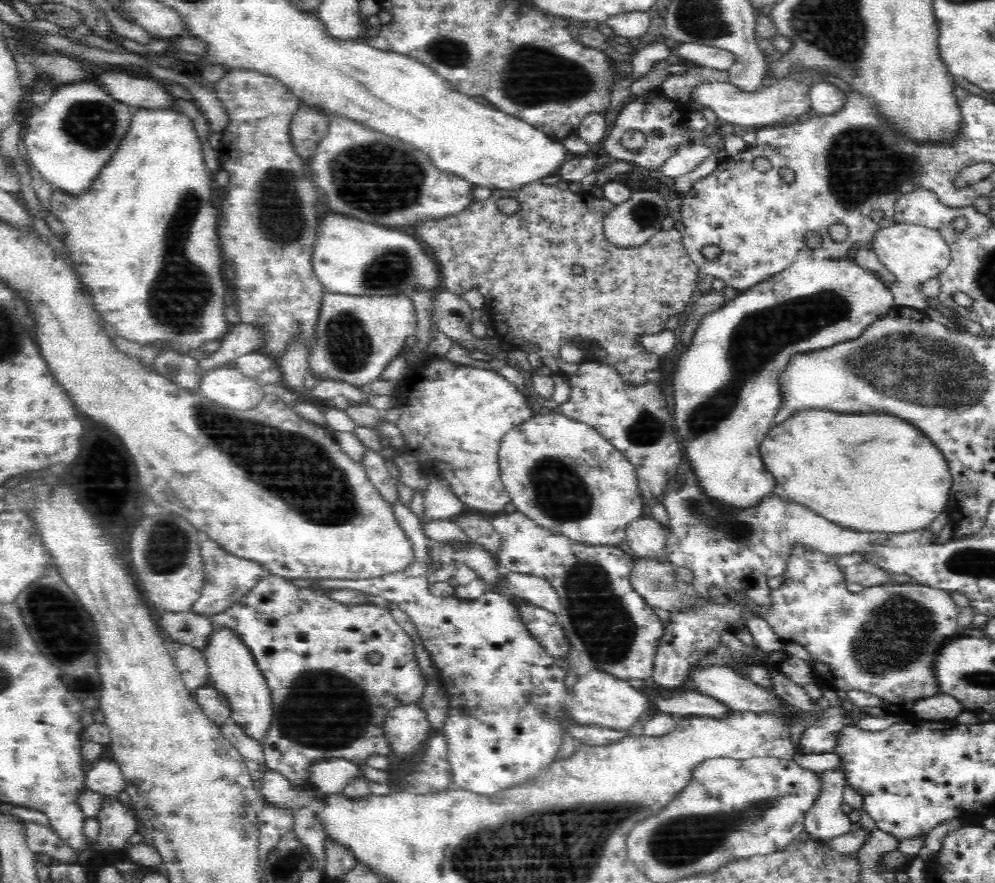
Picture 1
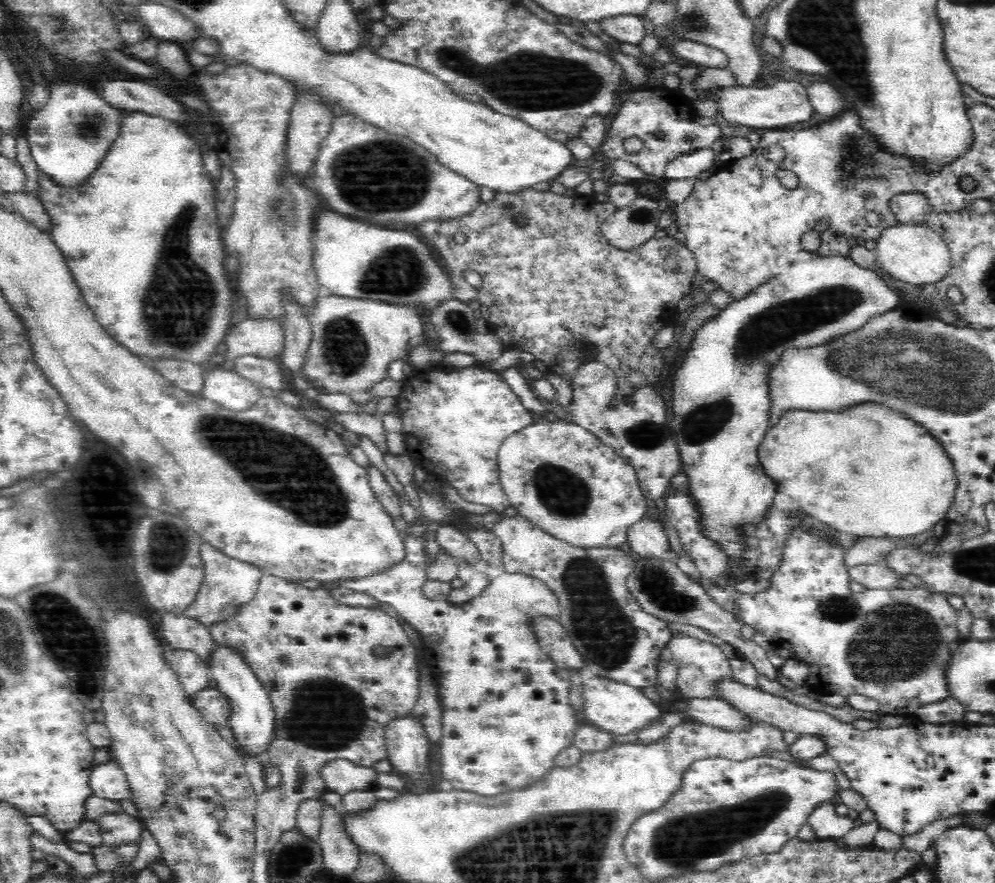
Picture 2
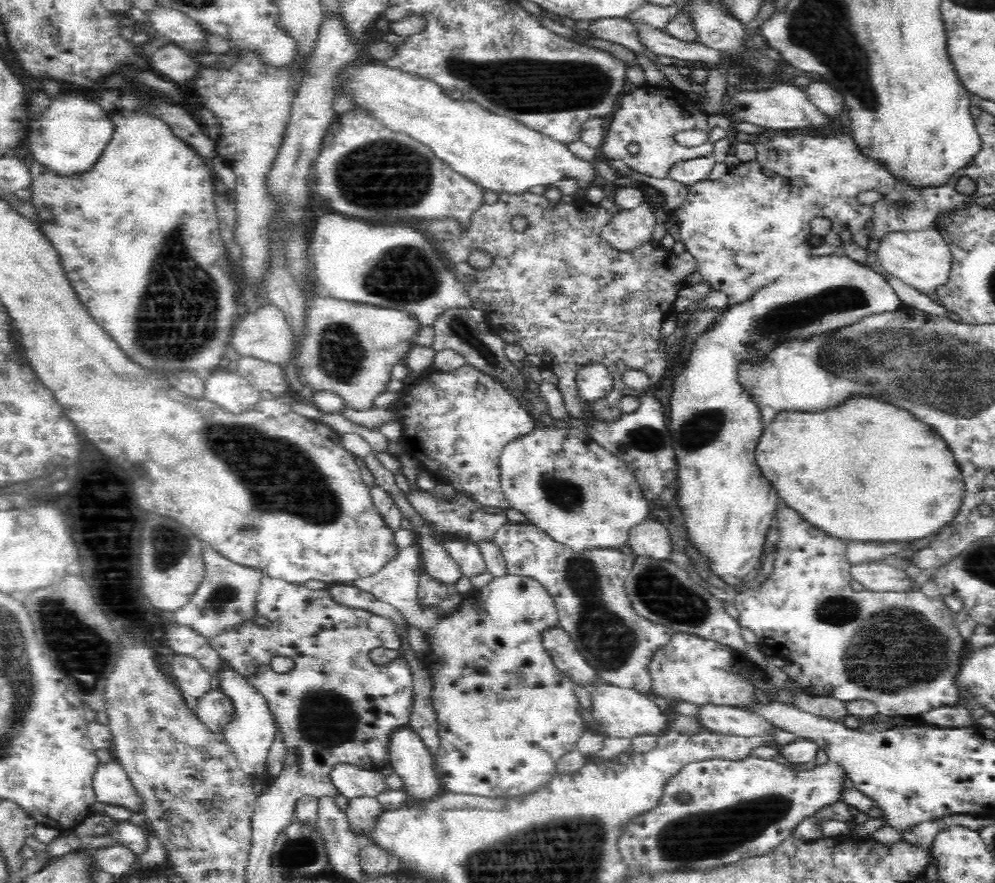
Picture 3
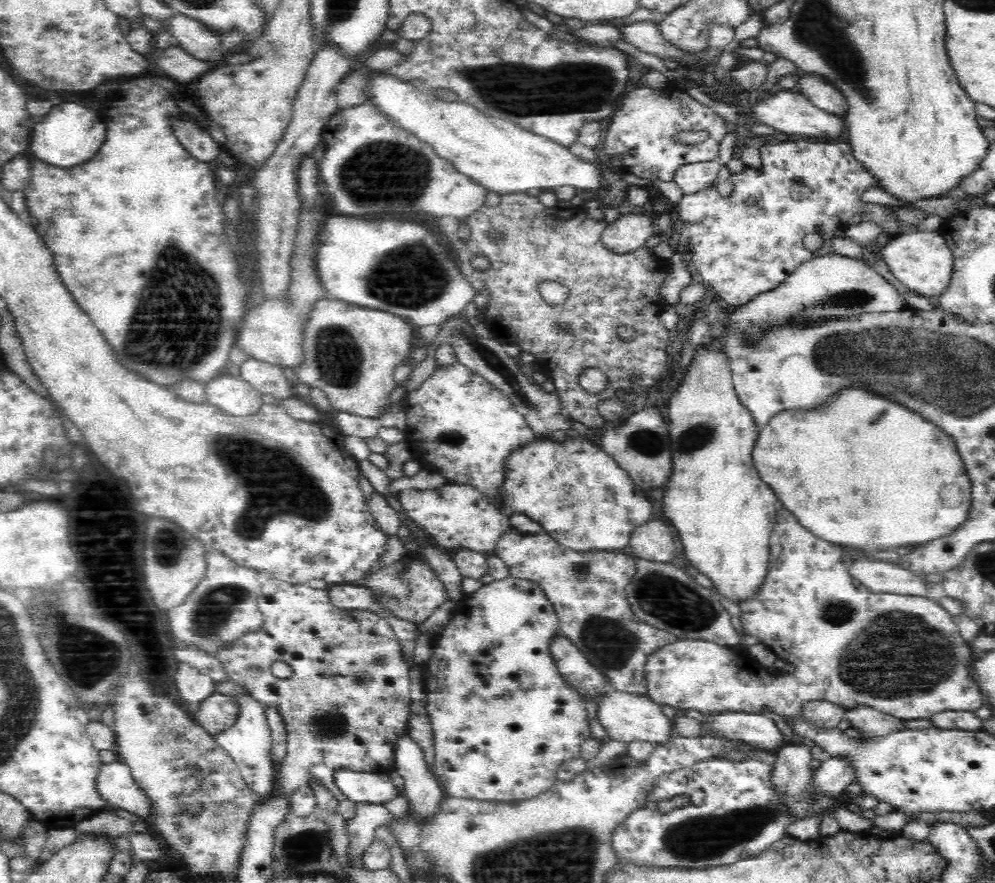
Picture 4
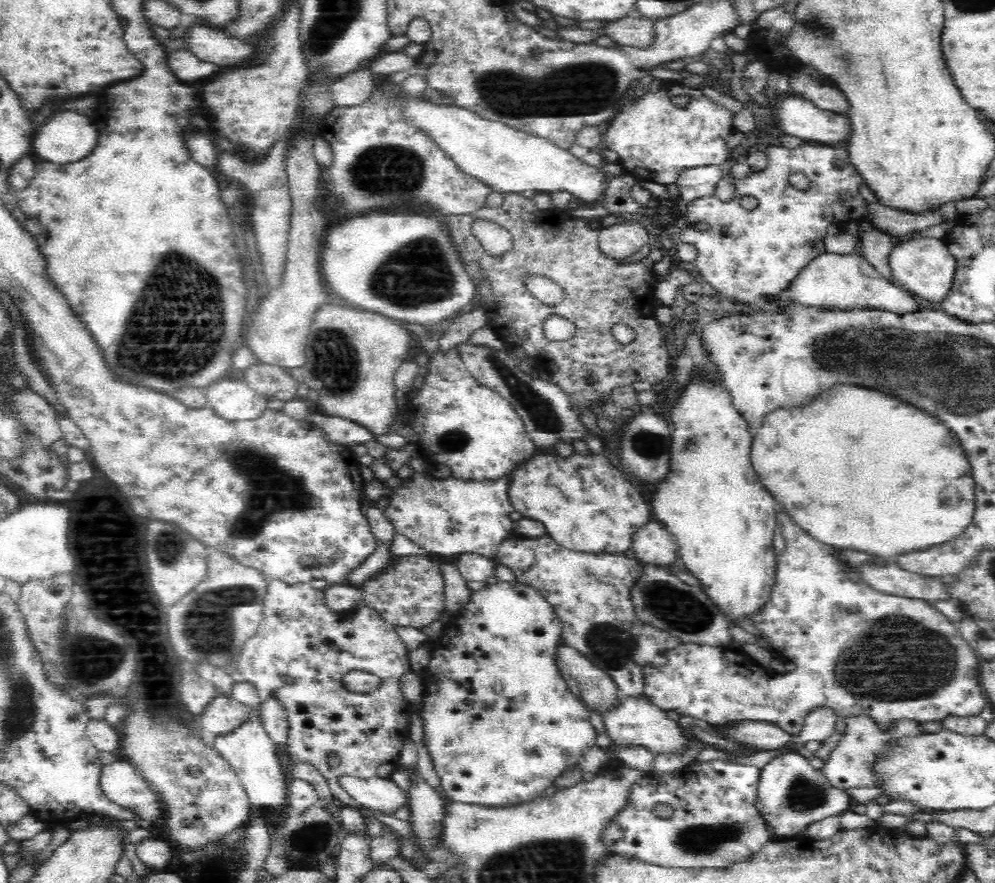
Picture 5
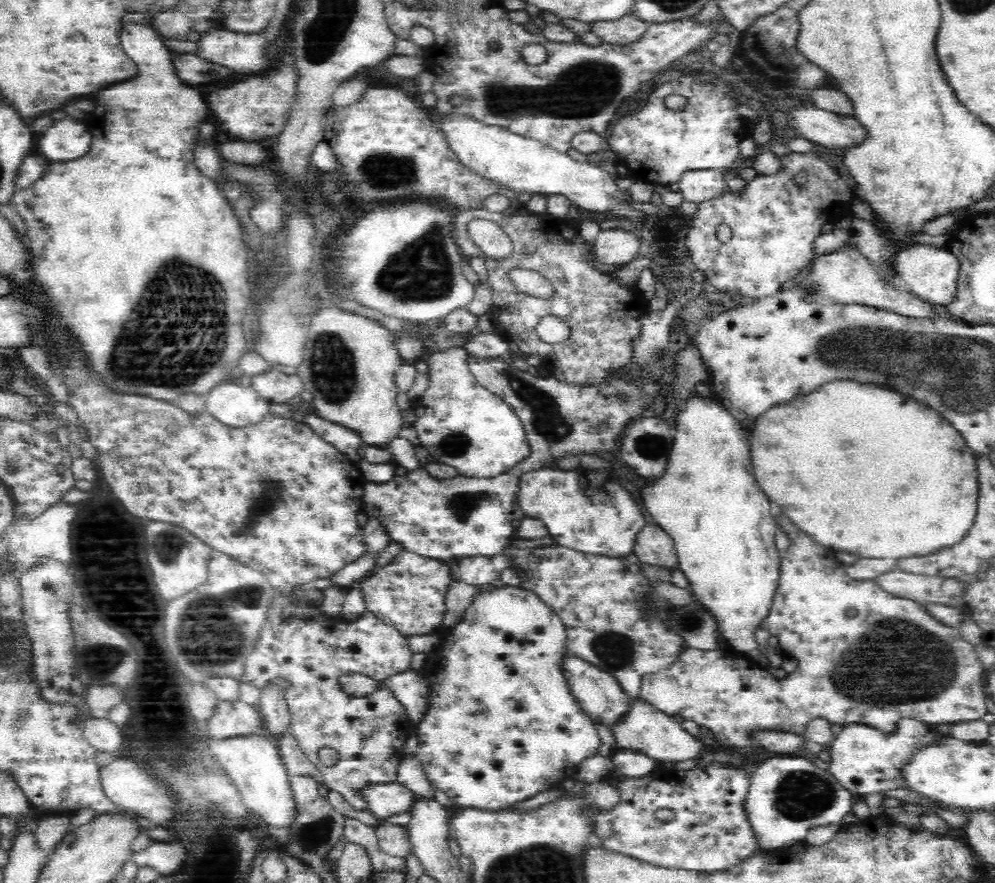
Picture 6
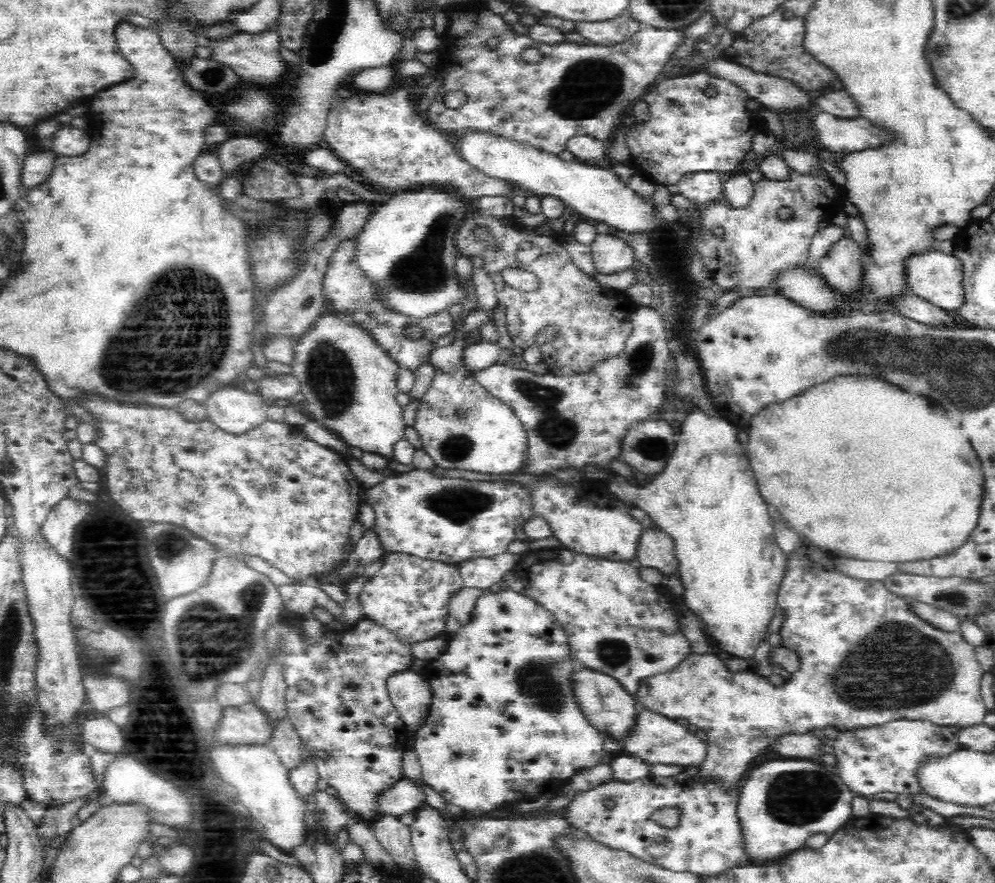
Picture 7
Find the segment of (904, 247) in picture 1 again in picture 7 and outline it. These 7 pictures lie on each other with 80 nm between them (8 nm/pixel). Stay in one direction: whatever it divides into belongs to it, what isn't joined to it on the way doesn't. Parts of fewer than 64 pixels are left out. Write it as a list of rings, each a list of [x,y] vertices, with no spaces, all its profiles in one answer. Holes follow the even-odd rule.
[[[933,249],[923,255],[912,257],[907,262],[908,289],[910,294],[919,296],[944,310],[959,311],[965,303],[963,264],[953,254]]]

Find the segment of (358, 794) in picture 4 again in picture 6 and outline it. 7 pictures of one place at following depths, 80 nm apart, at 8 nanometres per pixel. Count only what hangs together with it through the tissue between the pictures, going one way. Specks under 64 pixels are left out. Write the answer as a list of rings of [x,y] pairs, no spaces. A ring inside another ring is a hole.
[[[398,781],[384,786],[368,787],[366,795],[368,805],[371,806],[371,813],[379,820],[393,814],[411,812],[412,806],[418,802],[416,793]]]

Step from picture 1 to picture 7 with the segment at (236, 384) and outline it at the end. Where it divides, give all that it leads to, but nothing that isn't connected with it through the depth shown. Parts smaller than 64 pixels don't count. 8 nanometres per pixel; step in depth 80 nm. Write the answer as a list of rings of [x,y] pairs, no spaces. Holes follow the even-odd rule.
[[[224,387],[206,399],[208,420],[221,431],[240,436],[268,421],[268,405],[260,392]]]

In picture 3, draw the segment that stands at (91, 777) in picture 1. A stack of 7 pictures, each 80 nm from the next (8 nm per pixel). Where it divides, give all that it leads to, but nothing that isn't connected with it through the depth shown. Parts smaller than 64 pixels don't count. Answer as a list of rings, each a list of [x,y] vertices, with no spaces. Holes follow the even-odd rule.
[[[117,760],[101,763],[93,778],[99,803],[144,813],[146,801],[133,785],[125,766]]]

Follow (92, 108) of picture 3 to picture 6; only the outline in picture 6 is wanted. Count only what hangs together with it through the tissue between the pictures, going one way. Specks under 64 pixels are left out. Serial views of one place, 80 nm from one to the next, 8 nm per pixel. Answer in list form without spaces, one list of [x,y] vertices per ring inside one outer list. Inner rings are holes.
[[[71,118],[56,121],[47,131],[42,134],[39,142],[39,154],[49,158],[50,160],[74,160],[84,156],[90,150],[90,142],[92,136],[82,124],[87,122],[74,120]]]

